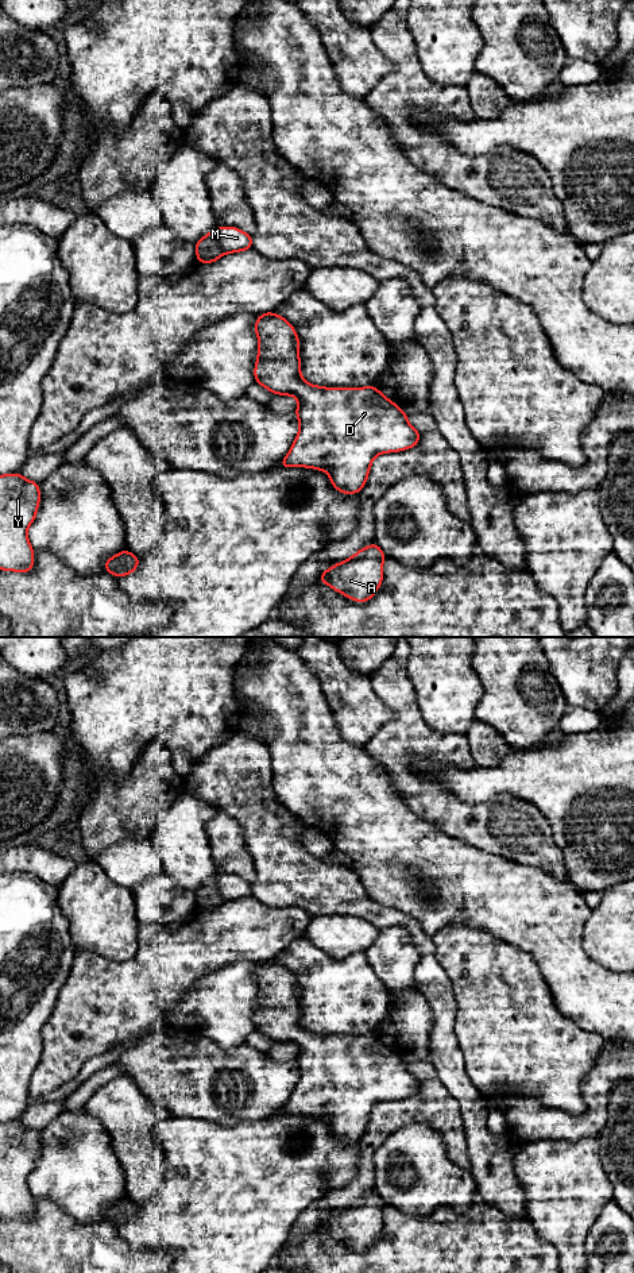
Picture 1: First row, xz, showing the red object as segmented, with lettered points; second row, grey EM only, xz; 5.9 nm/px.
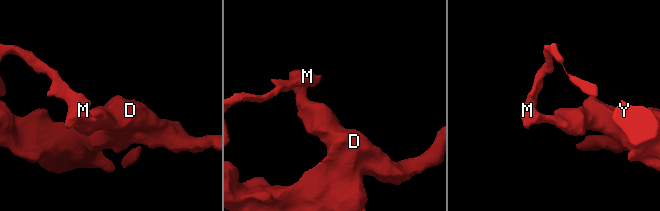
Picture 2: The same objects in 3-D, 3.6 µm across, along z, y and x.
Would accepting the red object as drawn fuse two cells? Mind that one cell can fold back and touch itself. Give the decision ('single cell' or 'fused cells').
fused cells

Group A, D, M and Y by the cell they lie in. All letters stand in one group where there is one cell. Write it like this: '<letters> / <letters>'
A D Y / M

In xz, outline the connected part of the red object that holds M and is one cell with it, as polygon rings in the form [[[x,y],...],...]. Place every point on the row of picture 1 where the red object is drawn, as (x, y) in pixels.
[[[217,227],[216,238],[225,254],[252,248],[252,238],[236,227]]]

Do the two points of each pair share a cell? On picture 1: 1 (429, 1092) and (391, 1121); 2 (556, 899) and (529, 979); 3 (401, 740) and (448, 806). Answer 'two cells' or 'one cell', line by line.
1: one cell
2: two cells
3: one cell

